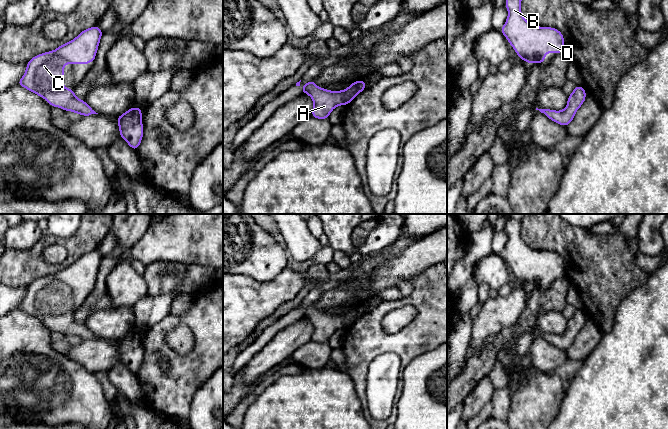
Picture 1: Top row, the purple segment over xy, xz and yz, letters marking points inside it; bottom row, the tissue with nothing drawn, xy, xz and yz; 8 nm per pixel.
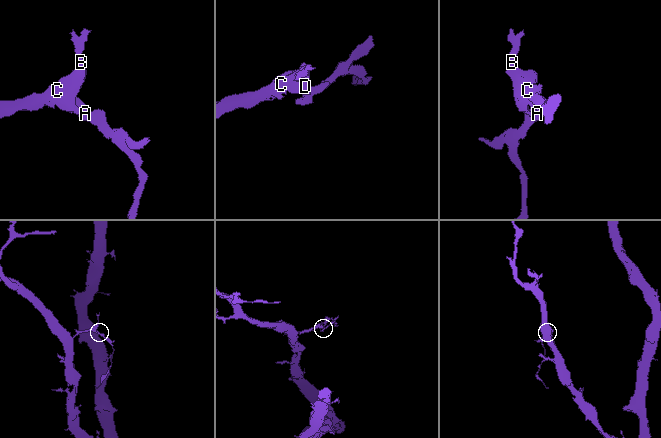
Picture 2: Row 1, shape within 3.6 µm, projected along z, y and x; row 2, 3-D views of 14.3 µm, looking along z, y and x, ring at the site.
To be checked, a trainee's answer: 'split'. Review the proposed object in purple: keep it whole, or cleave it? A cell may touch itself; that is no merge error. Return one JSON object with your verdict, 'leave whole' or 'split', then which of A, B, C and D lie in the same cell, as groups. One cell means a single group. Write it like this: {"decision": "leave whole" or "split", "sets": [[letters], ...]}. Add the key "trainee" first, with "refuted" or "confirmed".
{"trainee": "refuted", "decision": "leave whole", "sets": [["A", "B", "C", "D"]]}

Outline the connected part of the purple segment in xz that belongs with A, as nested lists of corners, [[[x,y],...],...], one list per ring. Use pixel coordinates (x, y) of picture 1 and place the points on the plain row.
[[[314,304],[307,306],[302,311],[302,317],[308,318],[313,326],[312,341],[328,343],[332,334],[340,329],[349,328],[360,316],[367,311],[364,304],[353,306],[348,312],[341,315],[330,315],[317,311]]]

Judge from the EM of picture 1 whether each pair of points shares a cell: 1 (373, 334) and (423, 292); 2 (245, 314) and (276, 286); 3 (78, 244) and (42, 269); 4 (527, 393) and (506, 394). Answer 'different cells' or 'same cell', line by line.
1: same cell
2: same cell
3: same cell
4: different cells

